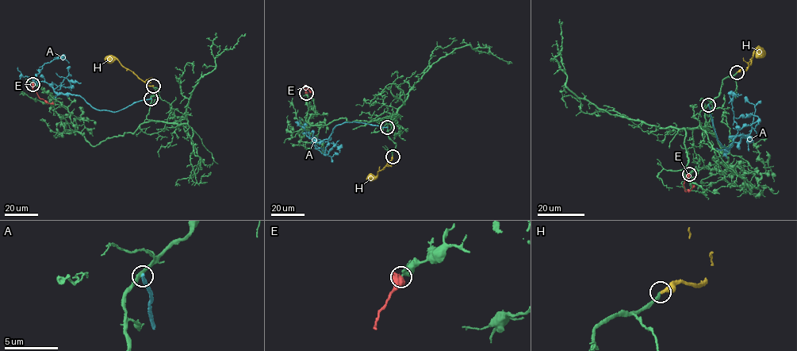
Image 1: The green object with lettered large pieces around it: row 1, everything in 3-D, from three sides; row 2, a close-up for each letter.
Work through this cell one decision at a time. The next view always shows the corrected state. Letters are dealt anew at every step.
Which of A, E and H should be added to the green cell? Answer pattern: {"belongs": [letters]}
{"belongs": ["H"]}

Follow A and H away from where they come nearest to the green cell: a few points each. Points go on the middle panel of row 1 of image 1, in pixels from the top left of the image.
A: (387, 127), (345, 122), (336, 125), (327, 139), (314, 143), (306, 133), (313, 138), (335, 144), (339, 152)
H: (392, 156), (384, 169), (378, 171), (377, 177), (367, 179)

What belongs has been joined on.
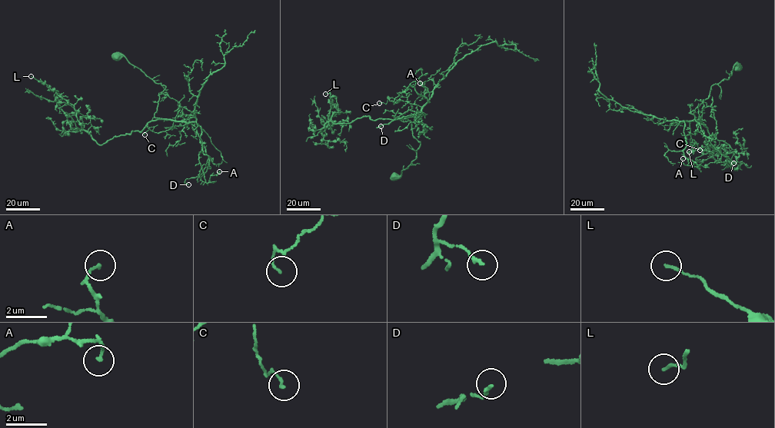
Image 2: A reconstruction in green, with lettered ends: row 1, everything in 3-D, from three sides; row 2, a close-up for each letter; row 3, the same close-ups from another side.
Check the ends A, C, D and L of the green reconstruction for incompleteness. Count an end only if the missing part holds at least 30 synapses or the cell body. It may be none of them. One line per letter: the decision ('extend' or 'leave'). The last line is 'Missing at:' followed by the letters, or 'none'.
A: leave
C: leave
D: leave
L: leave
Missing at: none

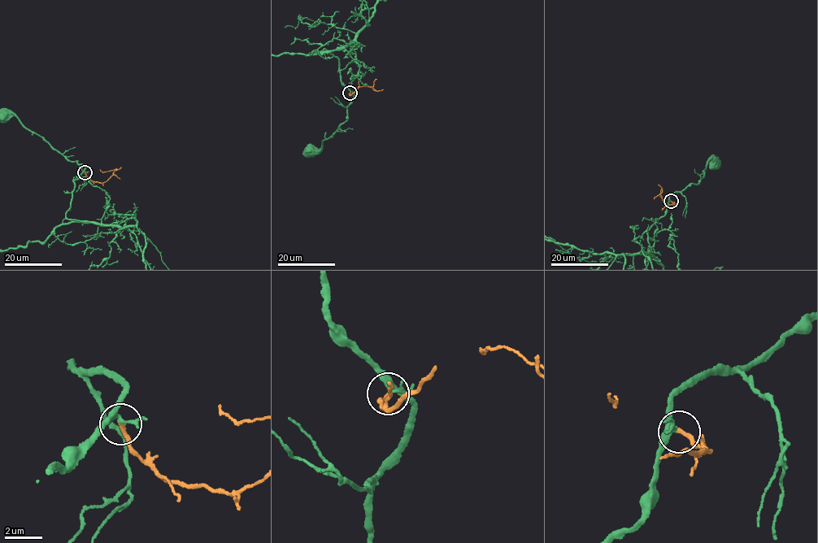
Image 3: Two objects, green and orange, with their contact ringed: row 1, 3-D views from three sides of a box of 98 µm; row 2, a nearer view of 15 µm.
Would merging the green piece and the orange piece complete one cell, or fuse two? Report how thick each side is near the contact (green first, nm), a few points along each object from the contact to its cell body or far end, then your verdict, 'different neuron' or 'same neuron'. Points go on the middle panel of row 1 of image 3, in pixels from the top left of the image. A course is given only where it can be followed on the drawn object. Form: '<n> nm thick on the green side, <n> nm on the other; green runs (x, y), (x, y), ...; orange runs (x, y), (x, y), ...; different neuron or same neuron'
200 nm thick on the green side, 240 nm on the other; green runs (350, 93), (354, 94), (345, 120), (341, 123), (333, 136), (324, 140), (319, 149), (311, 150); orange runs (350, 93), (350, 95), (365, 85), (376, 90), (364, 86); same neuron

